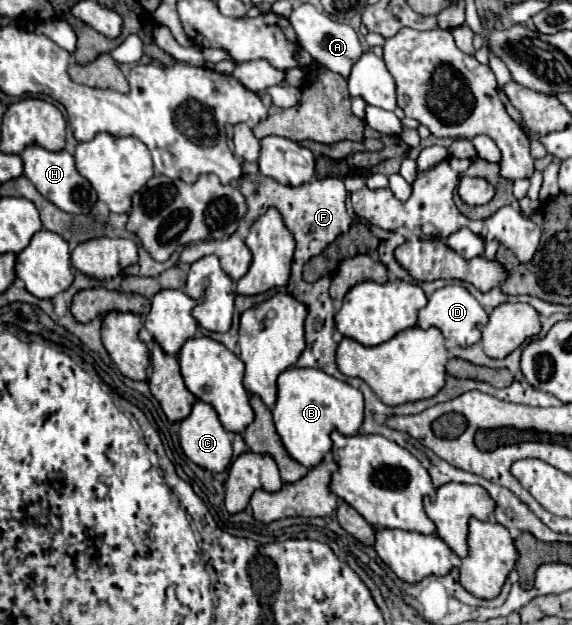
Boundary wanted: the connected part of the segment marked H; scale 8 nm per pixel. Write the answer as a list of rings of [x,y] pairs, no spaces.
[[[28,146],[20,152],[20,158],[24,162],[24,176],[34,184],[34,188],[52,204],[56,204],[60,210],[68,214],[88,214],[96,204],[96,192],[90,186],[90,182],[78,174],[74,156],[66,150],[60,152],[48,152],[40,146]]]

